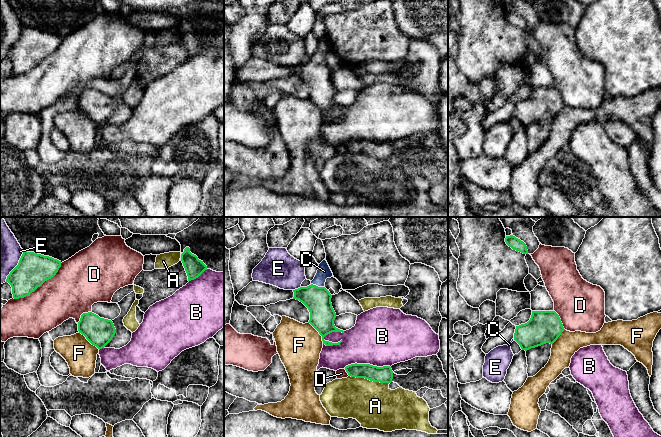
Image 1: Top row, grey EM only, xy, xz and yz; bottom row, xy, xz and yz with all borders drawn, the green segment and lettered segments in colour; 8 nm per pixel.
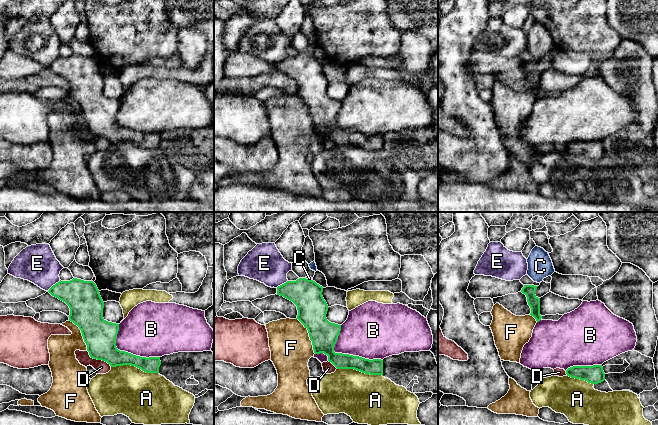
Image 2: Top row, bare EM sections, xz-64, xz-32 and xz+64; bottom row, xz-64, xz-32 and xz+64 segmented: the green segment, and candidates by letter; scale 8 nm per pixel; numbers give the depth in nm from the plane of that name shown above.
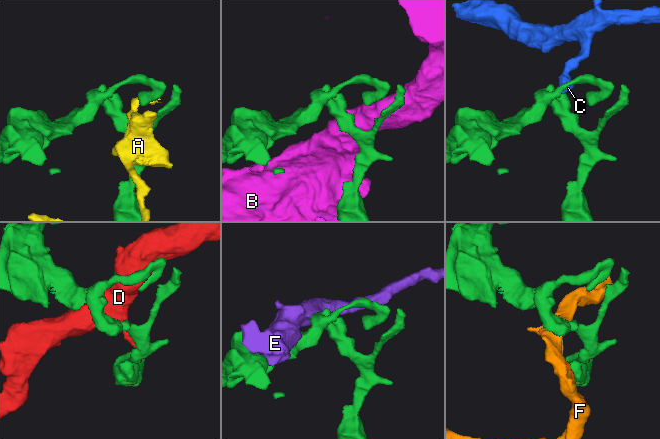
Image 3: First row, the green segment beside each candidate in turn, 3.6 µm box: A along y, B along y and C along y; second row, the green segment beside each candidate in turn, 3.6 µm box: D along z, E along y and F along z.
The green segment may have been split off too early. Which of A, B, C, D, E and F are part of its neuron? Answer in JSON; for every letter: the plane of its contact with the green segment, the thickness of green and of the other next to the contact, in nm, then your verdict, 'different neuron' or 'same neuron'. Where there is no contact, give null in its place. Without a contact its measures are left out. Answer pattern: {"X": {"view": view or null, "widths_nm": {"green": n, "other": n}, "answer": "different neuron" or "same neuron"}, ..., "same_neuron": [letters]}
{"A": {"view": "xz", "widths_nm": {"green": 130, "other": 360}, "answer": "different neuron"}, "B": {"view": "xz", "widths_nm": {"green": 200, "other": 220}, "answer": "different neuron"}, "C": {"view": "xz", "widths_nm": {"green": 200, "other": 110}, "answer": "same neuron"}, "D": {"view": "xy", "widths_nm": {"green": 260, "other": 380}, "answer": "different neuron"}, "E": {"view": "xz", "widths_nm": {"green": 200, "other": 280}, "answer": "different neuron"}, "F": {"view": "xz", "widths_nm": {"green": 200, "other": 360}, "answer": "different neuron"}, "same_neuron": ["C"]}

